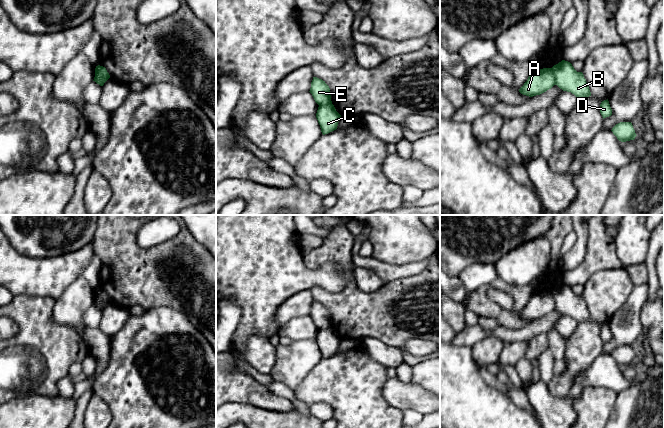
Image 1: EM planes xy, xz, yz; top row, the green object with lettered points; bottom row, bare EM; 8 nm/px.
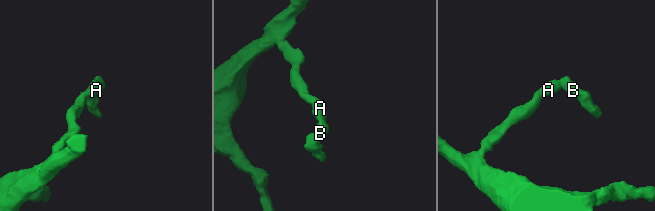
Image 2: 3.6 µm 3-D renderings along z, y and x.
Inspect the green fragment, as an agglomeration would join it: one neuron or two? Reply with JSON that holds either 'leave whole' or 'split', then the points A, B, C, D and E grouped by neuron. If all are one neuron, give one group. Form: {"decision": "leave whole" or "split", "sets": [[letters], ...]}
{"decision": "split", "sets": [["A", "E"], ["B", "C", "D"]]}

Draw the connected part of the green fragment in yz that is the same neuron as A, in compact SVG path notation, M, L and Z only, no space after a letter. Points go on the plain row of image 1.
M543 292L532 296L524 309L519 313L519 316L533 321L546 316L554 309L555 301L552 292Z

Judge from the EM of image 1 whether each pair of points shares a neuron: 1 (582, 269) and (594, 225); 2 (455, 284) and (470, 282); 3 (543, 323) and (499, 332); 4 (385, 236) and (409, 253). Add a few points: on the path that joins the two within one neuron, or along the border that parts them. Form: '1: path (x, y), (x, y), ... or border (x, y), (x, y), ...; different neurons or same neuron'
1: path (593, 258), (595, 256), (595, 236); same neuron
2: border (458, 277), (466, 295); different neurons
3: path (532, 329), (524, 334), (510, 334); same neuron
4: path (391, 236), (403, 247); same neuron

